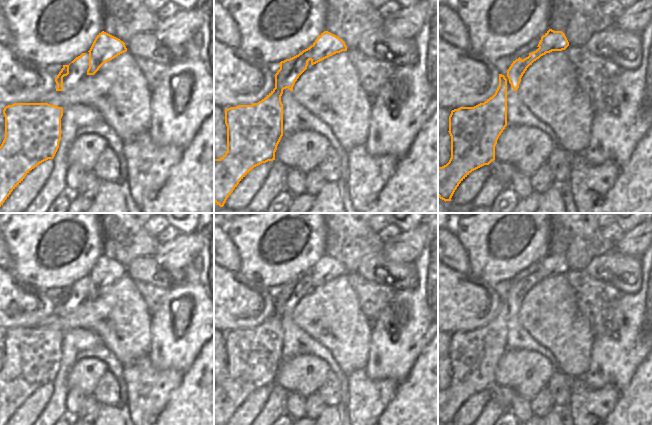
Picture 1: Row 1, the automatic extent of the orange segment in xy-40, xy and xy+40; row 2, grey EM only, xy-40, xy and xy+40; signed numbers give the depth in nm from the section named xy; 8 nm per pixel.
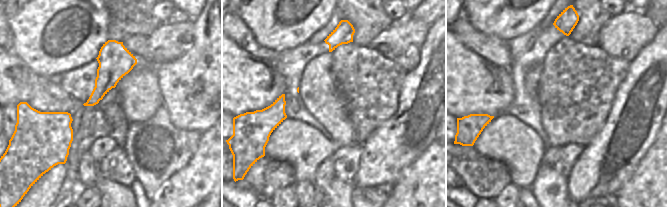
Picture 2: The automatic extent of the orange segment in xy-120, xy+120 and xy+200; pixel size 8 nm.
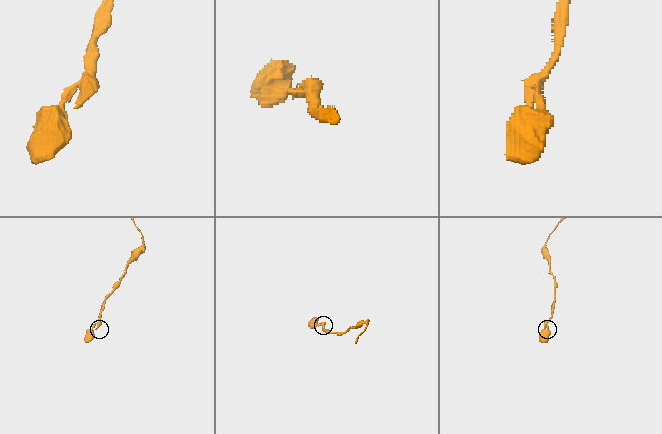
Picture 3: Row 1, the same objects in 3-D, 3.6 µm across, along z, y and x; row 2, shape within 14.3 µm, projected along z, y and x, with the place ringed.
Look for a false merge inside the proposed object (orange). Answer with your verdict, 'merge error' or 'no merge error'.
merge error

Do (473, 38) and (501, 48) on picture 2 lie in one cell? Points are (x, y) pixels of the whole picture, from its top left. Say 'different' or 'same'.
same

